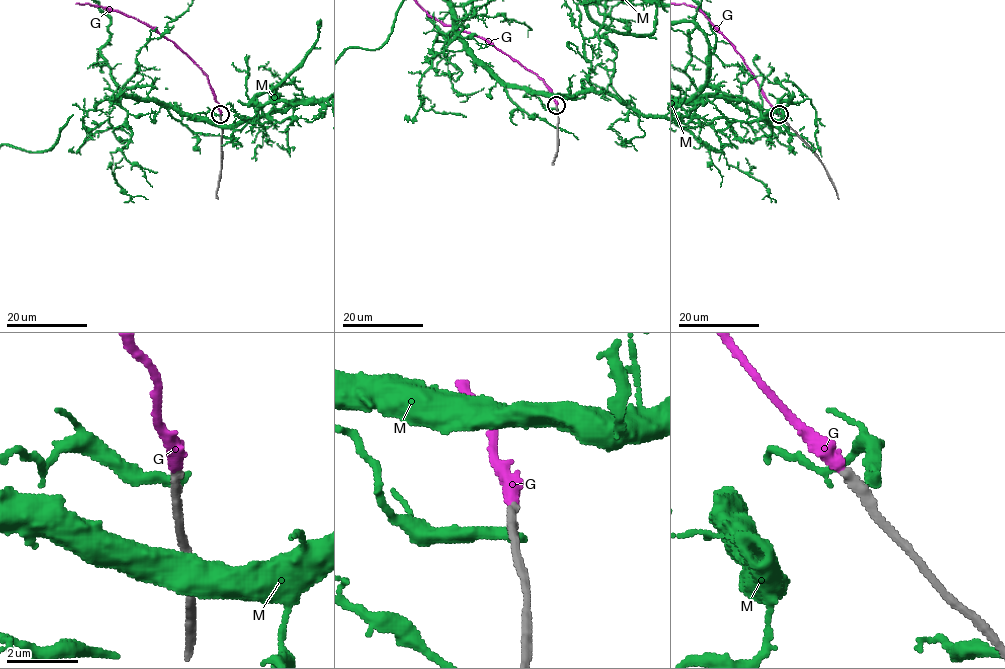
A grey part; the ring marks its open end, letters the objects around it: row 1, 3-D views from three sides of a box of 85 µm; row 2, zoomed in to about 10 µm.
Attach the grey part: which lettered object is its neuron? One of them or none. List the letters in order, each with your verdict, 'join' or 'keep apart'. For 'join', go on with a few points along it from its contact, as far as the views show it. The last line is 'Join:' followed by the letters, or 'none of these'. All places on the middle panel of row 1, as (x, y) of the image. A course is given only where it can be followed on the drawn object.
G: join
M: keep apart
Join: G

